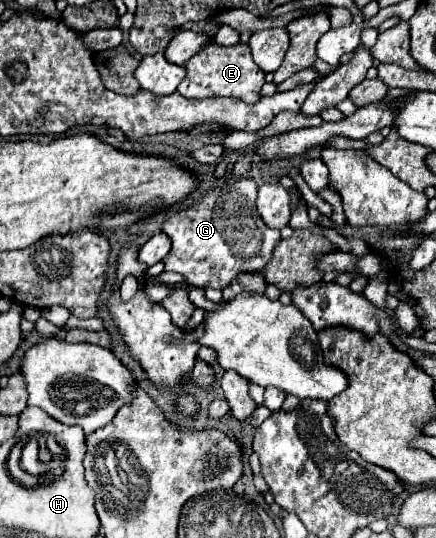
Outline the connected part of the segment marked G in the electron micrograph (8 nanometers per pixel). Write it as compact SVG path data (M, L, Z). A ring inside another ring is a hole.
M228 178L224 186L210 188L186 210L170 214L162 224L162 232L172 240L172 250L164 258L166 270L184 274L190 286L216 290L224 290L228 282L244 270L262 272L280 240L280 230L262 222L256 210L256 194L258 186L254 178Z

